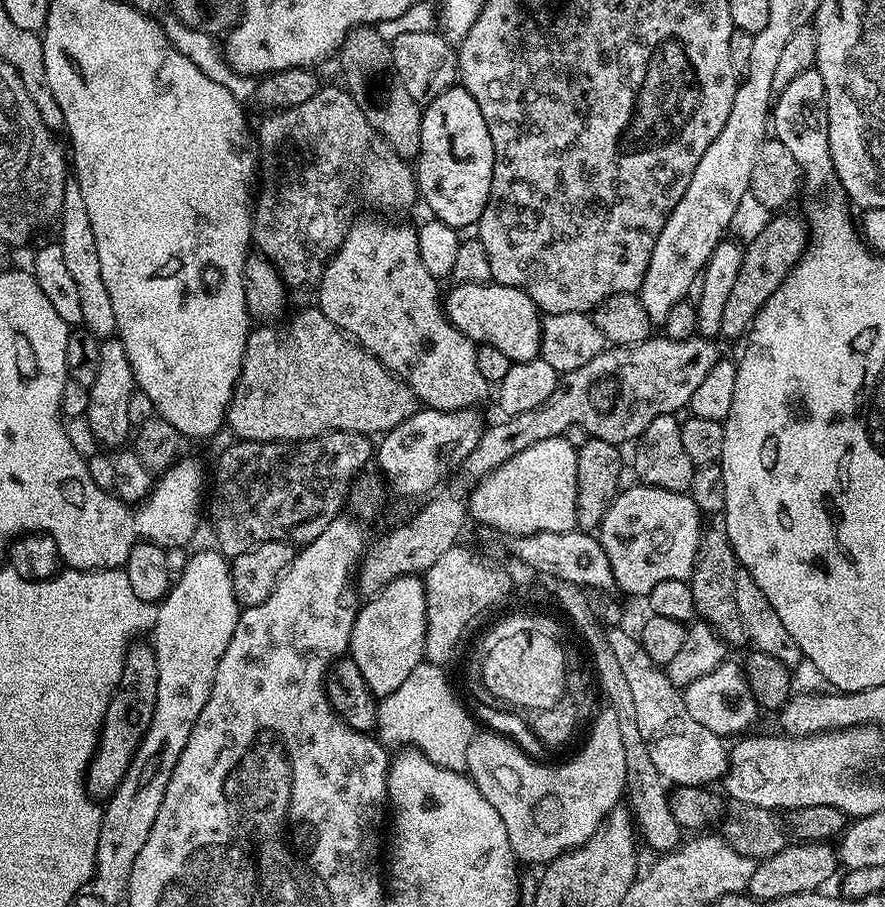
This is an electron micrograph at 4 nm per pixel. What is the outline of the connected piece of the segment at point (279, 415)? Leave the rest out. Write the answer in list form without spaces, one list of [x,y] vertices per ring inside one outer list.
[[[319,307],[304,308],[285,328],[276,328],[280,326],[256,326],[249,331],[248,341],[246,342],[246,354],[242,358],[242,370],[238,374],[238,382],[232,391],[232,397],[228,403],[228,414],[226,417],[227,427],[230,429],[233,437],[242,440],[257,440],[258,442],[270,442],[271,440],[283,440],[291,442],[294,440],[309,440],[315,436],[323,436],[325,432],[363,432],[365,434],[383,434],[389,432],[394,426],[406,422],[418,410],[418,401],[414,390],[405,380],[401,380],[383,364],[378,357],[370,354],[355,340],[340,331],[330,318],[326,318],[320,312]]]

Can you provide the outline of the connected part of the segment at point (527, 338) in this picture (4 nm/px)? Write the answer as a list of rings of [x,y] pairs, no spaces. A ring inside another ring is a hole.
[[[495,282],[486,284],[456,284],[447,289],[442,300],[442,311],[448,321],[477,345],[489,344],[502,350],[514,362],[535,360],[540,355],[540,326],[542,313],[535,302],[517,288]]]

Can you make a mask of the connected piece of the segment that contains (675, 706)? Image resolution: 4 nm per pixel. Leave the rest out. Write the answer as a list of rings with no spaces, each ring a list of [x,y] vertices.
[[[612,626],[607,629],[607,636],[627,679],[628,689],[631,689],[639,733],[659,773],[666,777],[669,785],[681,788],[702,788],[715,785],[715,780],[716,783],[723,781],[728,772],[729,745],[690,715],[681,689],[670,682],[661,665],[652,662],[650,654],[646,654],[633,633],[631,636],[624,626]]]

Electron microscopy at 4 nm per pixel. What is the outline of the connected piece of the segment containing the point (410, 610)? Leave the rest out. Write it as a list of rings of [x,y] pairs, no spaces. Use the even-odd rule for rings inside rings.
[[[419,575],[394,578],[387,586],[371,598],[359,605],[354,618],[354,630],[350,634],[347,655],[362,670],[362,678],[366,678],[366,686],[377,698],[394,694],[402,681],[410,675],[410,670],[425,659],[424,643],[426,642],[426,590],[424,581]]]

